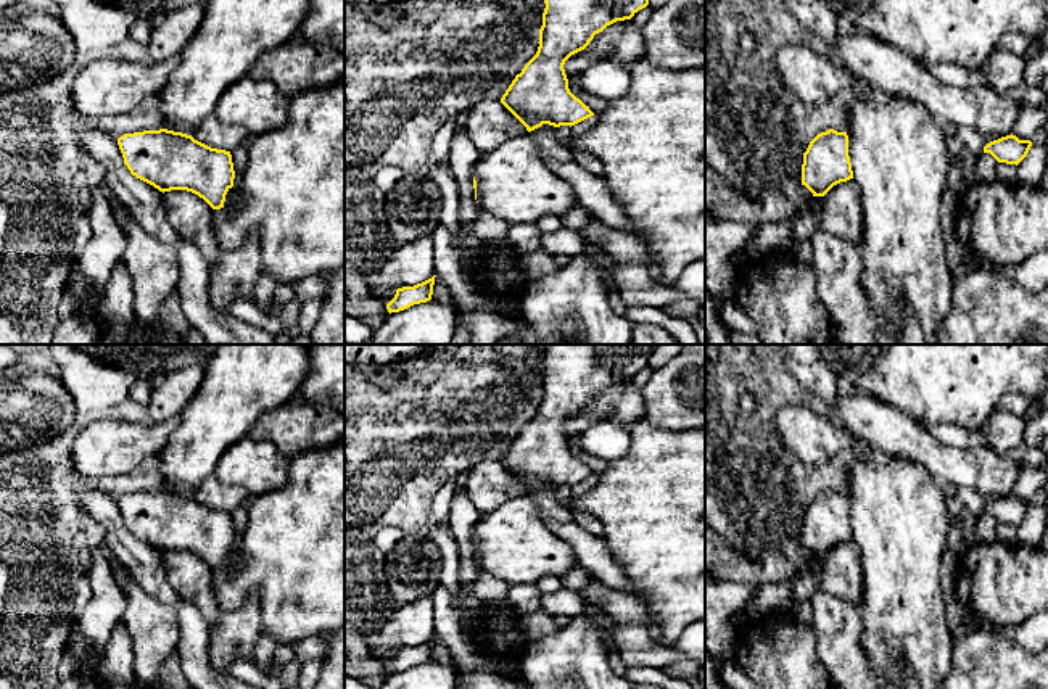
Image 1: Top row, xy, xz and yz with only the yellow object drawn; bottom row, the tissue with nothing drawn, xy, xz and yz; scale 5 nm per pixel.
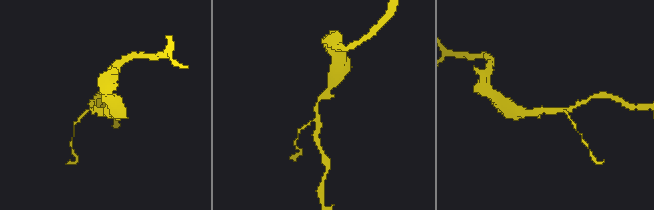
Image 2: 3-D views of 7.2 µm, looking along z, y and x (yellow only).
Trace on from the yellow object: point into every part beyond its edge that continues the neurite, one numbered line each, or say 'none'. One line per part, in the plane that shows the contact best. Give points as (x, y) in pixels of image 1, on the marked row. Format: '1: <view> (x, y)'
none

